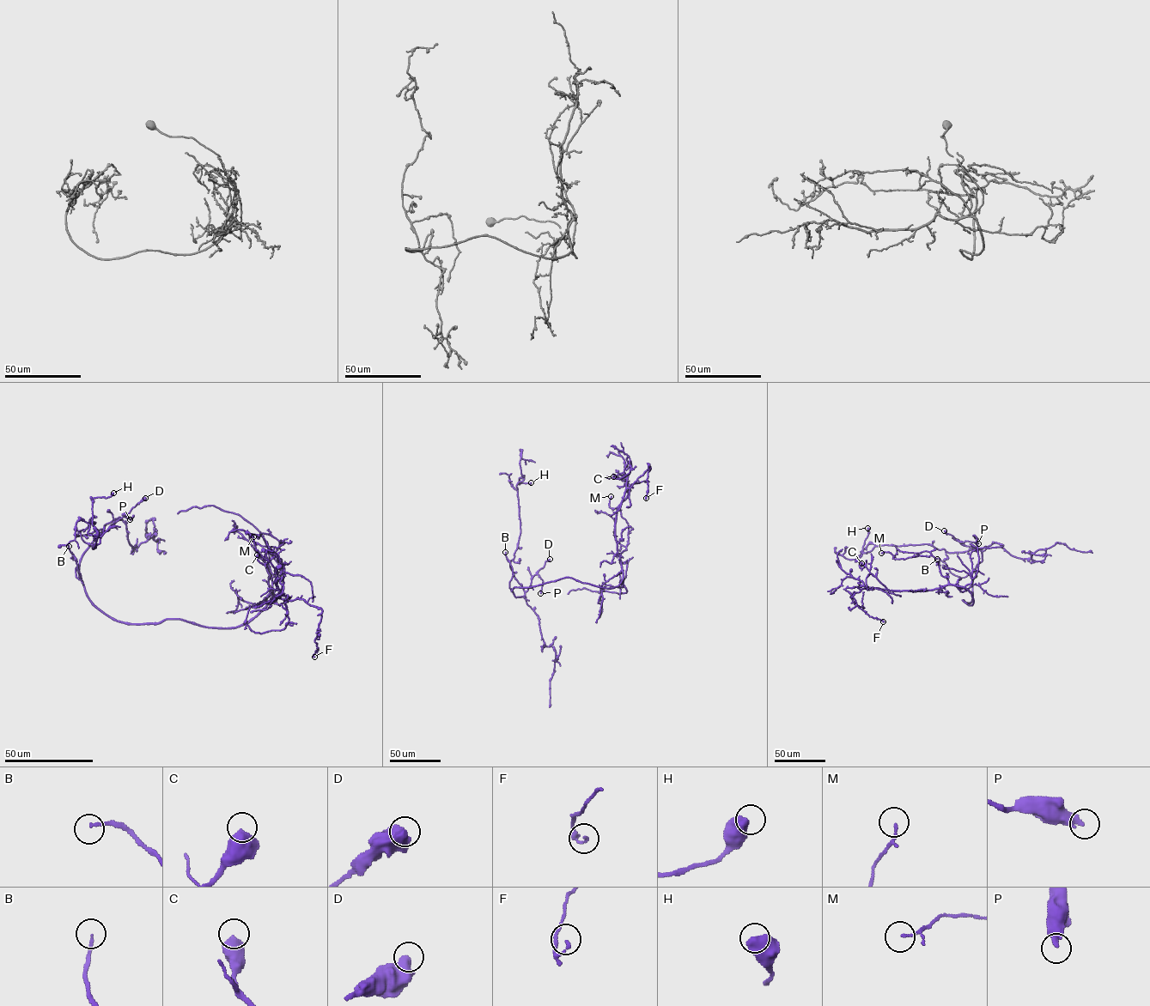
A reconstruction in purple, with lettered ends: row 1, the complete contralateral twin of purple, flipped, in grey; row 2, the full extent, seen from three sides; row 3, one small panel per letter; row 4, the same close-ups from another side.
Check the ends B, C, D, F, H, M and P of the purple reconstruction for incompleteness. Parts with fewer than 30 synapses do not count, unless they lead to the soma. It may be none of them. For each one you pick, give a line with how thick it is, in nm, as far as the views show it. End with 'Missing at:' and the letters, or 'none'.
Missing at: none

